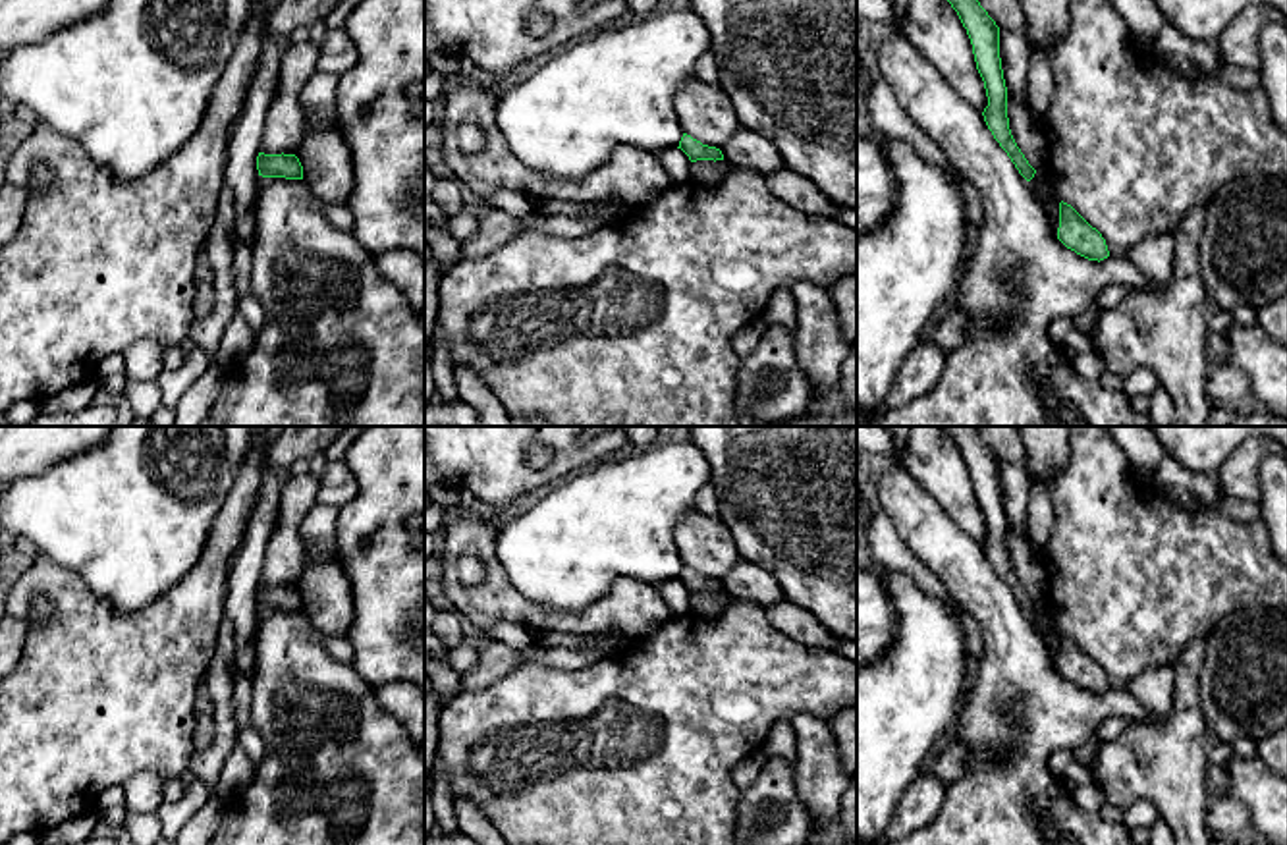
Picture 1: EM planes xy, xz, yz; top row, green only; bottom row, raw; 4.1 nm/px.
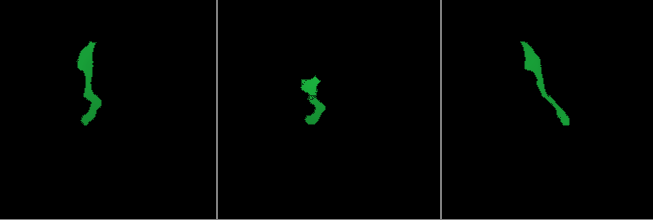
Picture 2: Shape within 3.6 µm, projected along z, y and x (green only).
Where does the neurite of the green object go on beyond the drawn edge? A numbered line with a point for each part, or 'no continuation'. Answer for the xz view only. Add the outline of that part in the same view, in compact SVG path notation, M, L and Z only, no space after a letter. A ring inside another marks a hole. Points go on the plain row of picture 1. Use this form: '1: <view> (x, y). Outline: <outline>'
no continuation

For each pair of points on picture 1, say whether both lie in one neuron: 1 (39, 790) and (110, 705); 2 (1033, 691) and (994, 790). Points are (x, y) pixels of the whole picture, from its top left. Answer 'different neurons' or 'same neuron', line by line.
1: same neuron
2: same neuron

